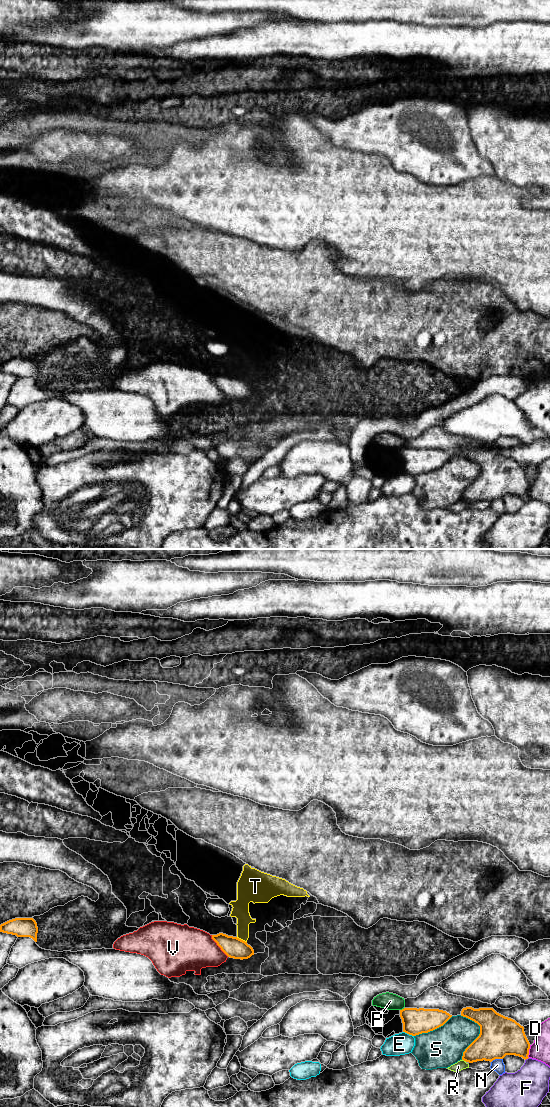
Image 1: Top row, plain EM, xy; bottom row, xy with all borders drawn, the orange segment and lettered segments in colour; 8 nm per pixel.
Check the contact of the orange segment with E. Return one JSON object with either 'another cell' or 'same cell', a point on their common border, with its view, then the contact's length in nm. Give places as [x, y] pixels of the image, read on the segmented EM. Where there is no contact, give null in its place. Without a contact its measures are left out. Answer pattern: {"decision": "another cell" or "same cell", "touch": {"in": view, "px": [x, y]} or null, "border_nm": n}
{"decision": "another cell", "touch": {"in": "xy", "px": [408, 1033]}, "border_nm": 100}

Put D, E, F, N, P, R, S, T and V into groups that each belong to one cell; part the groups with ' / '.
D / E / F / N / P T / R / S / V

